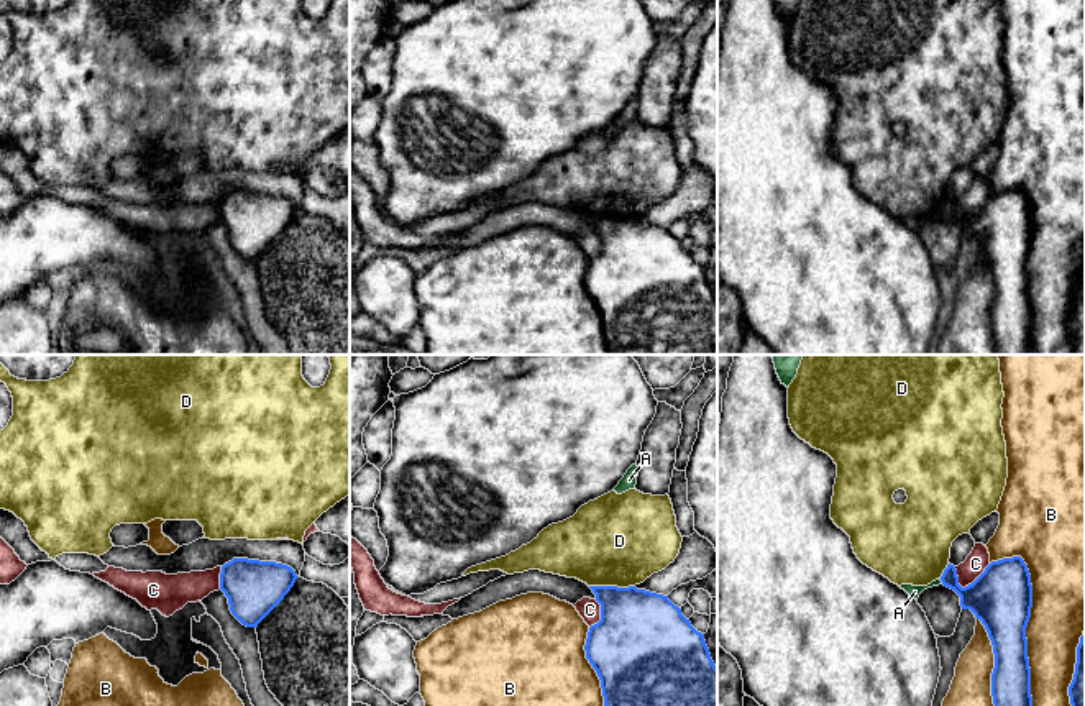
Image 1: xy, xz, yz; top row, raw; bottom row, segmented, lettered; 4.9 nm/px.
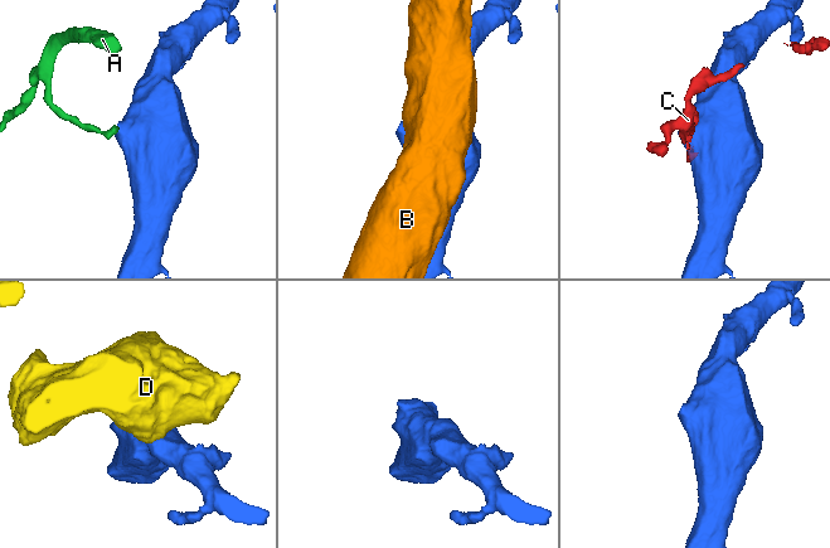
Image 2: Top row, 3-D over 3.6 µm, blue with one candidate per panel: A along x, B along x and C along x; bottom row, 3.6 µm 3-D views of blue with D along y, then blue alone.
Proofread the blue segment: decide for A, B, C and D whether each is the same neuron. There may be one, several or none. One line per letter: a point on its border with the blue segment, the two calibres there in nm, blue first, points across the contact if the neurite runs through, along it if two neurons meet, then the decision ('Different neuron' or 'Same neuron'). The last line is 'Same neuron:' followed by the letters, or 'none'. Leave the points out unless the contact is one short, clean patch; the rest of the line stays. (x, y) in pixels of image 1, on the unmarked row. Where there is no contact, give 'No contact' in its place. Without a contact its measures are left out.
A: Touches blue at yz (941, 212). Thickness 220 nm (blue) against 60 nm. Boundary: yz (939, 210), (943, 215). Different neuron
B: Touches blue at yz (1025, 268). Thickness 300 nm (blue) against 320 nm. Different neuron
C: Touches blue at yz (975, 212). Thickness 300 nm (blue) against 110 nm. Different neuron
D: Touches blue at xz (613, 219). Thickness 380 nm (blue) against 440 nm. Different neuron
Same neuron: none

